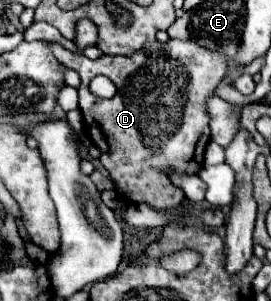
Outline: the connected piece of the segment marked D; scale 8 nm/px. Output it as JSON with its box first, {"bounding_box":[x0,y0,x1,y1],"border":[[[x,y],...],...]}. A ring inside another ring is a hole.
{"bounding_box":[52,40,228,210],"border":[[[154,40],[144,44],[144,48],[140,48],[140,52],[134,52],[132,56],[102,56],[98,60],[90,60],[86,56],[74,54],[64,46],[60,46],[58,42],[52,42],[52,52],[56,54],[56,60],[60,64],[80,74],[82,84],[78,86],[78,100],[80,100],[80,110],[86,124],[84,132],[86,136],[90,136],[94,146],[100,148],[102,152],[100,164],[108,170],[110,178],[118,184],[122,196],[128,202],[144,202],[156,210],[172,210],[180,206],[184,196],[168,180],[164,170],[176,168],[178,172],[190,174],[202,168],[206,144],[210,142],[210,126],[208,126],[210,114],[206,108],[206,100],[214,96],[214,90],[218,88],[222,76],[226,74],[228,58],[184,40],[168,40],[166,44],[160,44]],[[98,74],[114,82],[116,86],[114,98],[104,100],[90,94],[88,84]]]}

